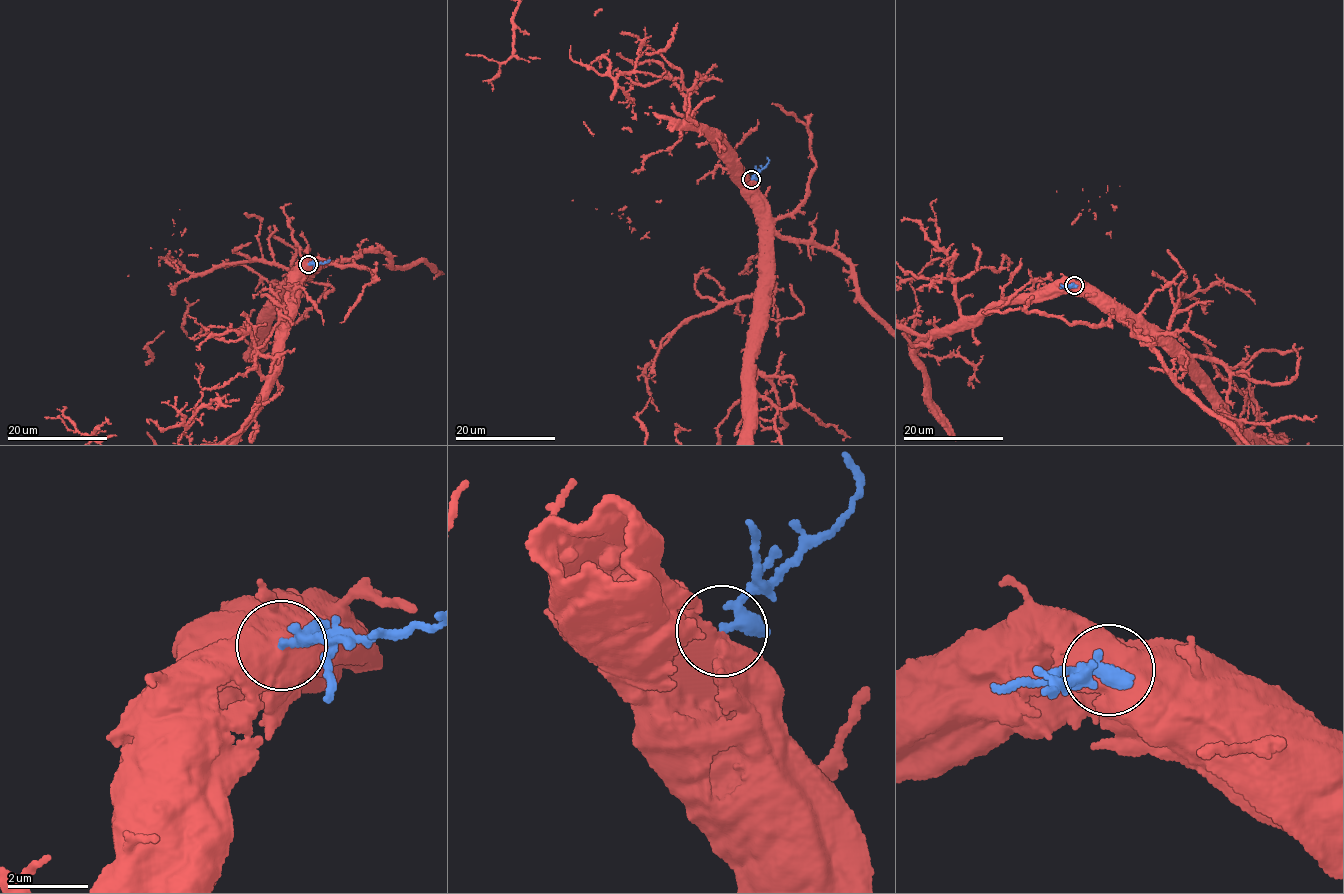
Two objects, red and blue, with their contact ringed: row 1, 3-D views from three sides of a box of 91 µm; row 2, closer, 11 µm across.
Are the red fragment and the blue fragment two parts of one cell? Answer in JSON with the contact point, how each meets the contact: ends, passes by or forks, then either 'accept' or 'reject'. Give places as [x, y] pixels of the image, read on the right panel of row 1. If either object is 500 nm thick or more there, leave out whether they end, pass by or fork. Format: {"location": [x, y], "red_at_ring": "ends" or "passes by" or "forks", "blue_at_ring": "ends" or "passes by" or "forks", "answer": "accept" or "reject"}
{"location": [1074, 285], "answer": "accept"}

